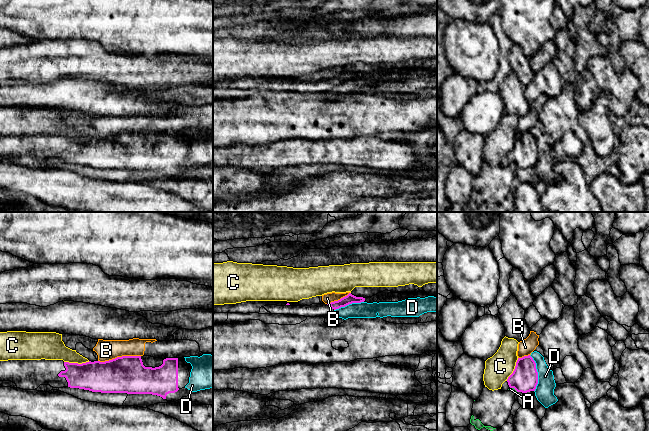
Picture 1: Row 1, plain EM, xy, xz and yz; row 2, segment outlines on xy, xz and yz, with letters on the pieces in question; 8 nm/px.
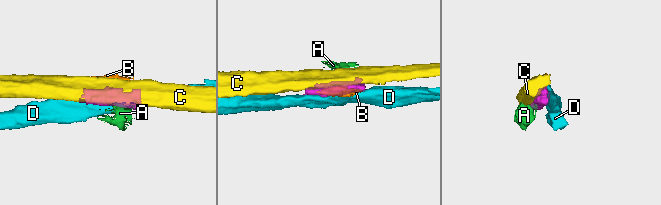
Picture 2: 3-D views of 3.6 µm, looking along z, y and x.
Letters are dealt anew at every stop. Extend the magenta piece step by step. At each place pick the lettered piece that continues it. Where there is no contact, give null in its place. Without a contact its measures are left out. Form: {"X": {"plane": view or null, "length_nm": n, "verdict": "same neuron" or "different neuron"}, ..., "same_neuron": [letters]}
{"A": {"plane": "yz", "length_nm": 70, "verdict": "different neuron"}, "B": {"plane": "xy", "length_nm": 340, "verdict": "different neuron"}, "C": {"plane": "xy", "length_nm": 200, "verdict": "different neuron"}, "D": {"plane": "yz", "length_nm": 300, "verdict": "different neuron"}, "same_neuron": []}

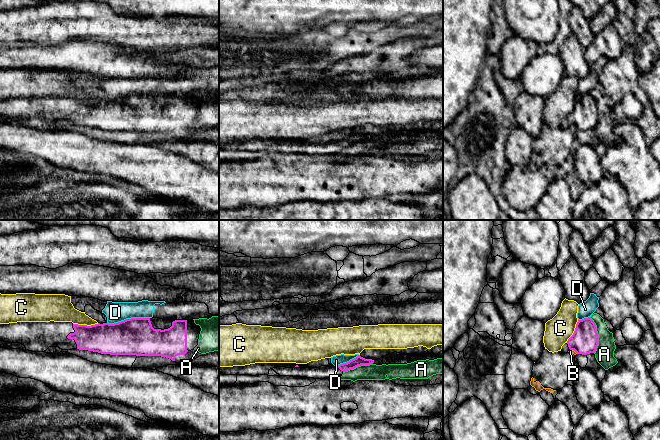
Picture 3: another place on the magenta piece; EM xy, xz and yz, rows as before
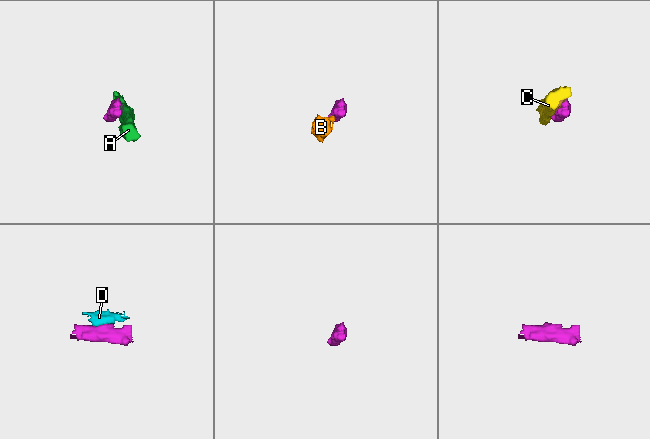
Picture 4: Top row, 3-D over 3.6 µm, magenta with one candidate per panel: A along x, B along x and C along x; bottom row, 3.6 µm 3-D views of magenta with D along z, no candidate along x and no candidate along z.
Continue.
{"A": {"plane": "yz", "length_nm": 300, "verdict": "different neuron"}, "B": {"plane": "yz", "length_nm": 70, "verdict": "different neuron"}, "C": {"plane": "xy", "length_nm": 200, "verdict": "different neuron"}, "D": {"plane": "xy", "length_nm": 340, "verdict": "different neuron"}, "same_neuron": []}

